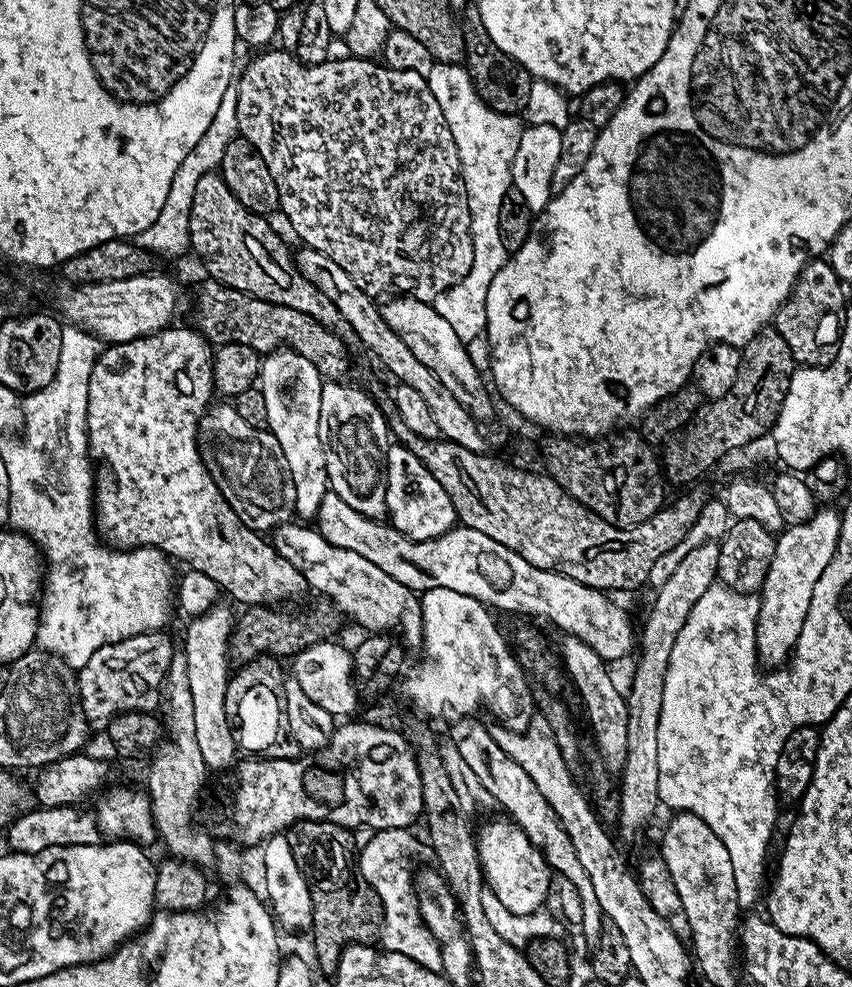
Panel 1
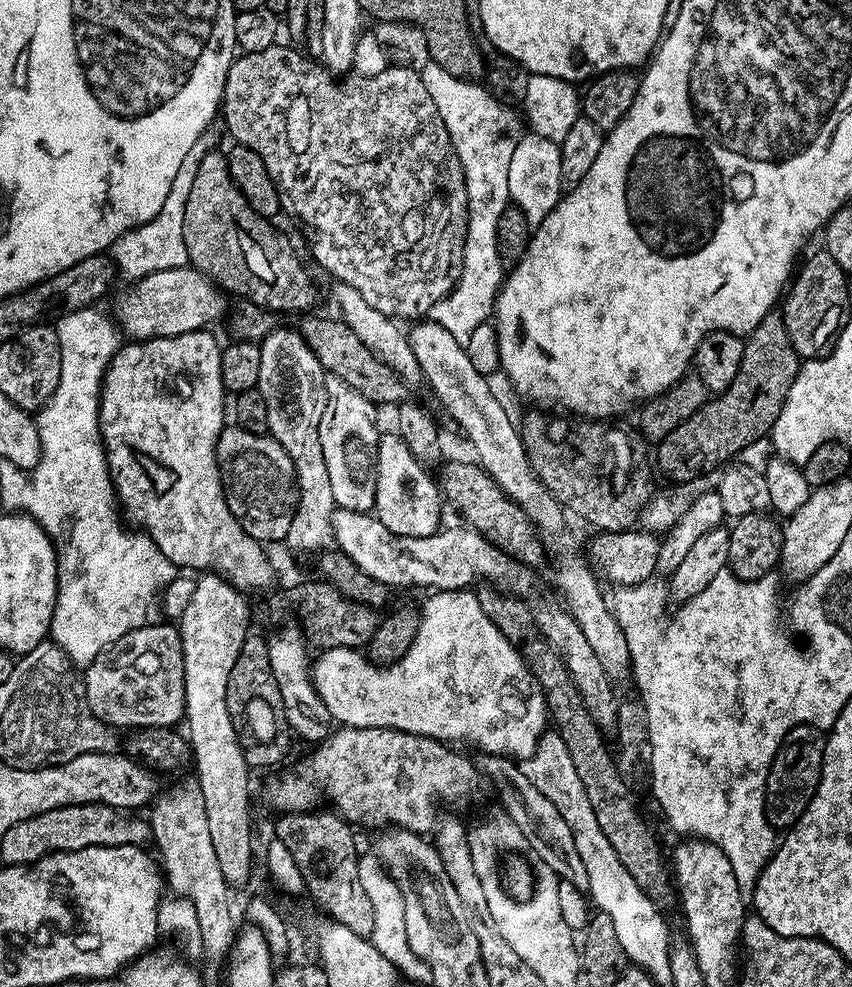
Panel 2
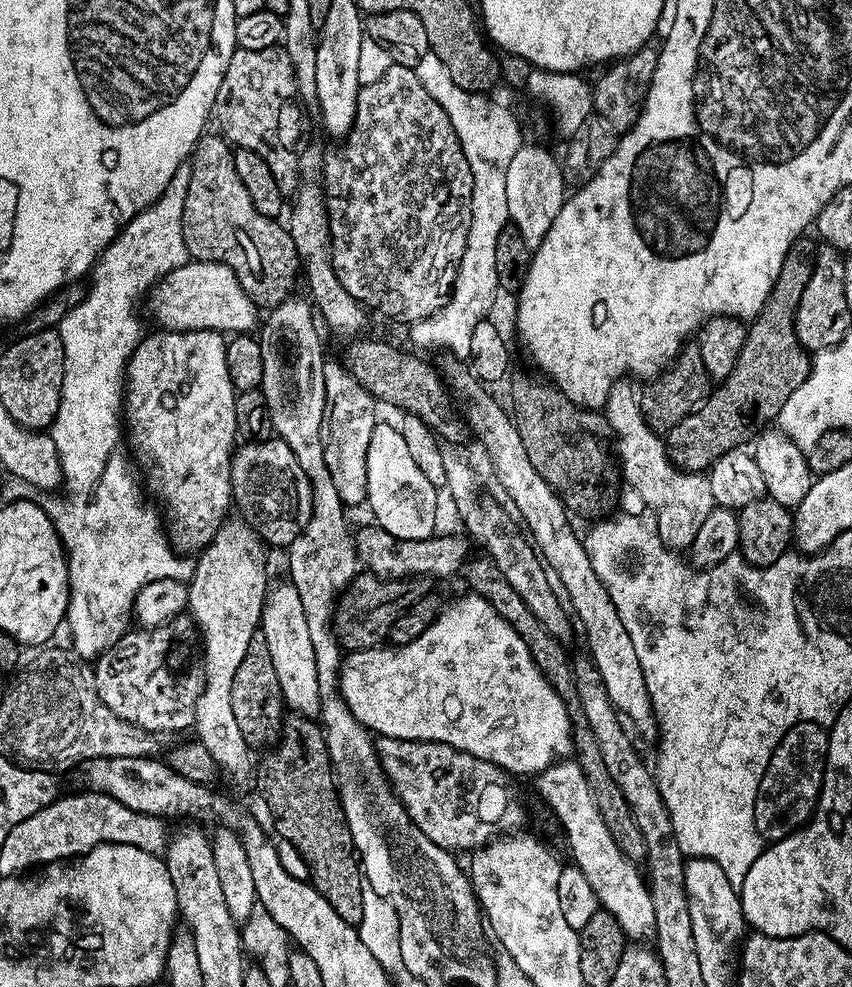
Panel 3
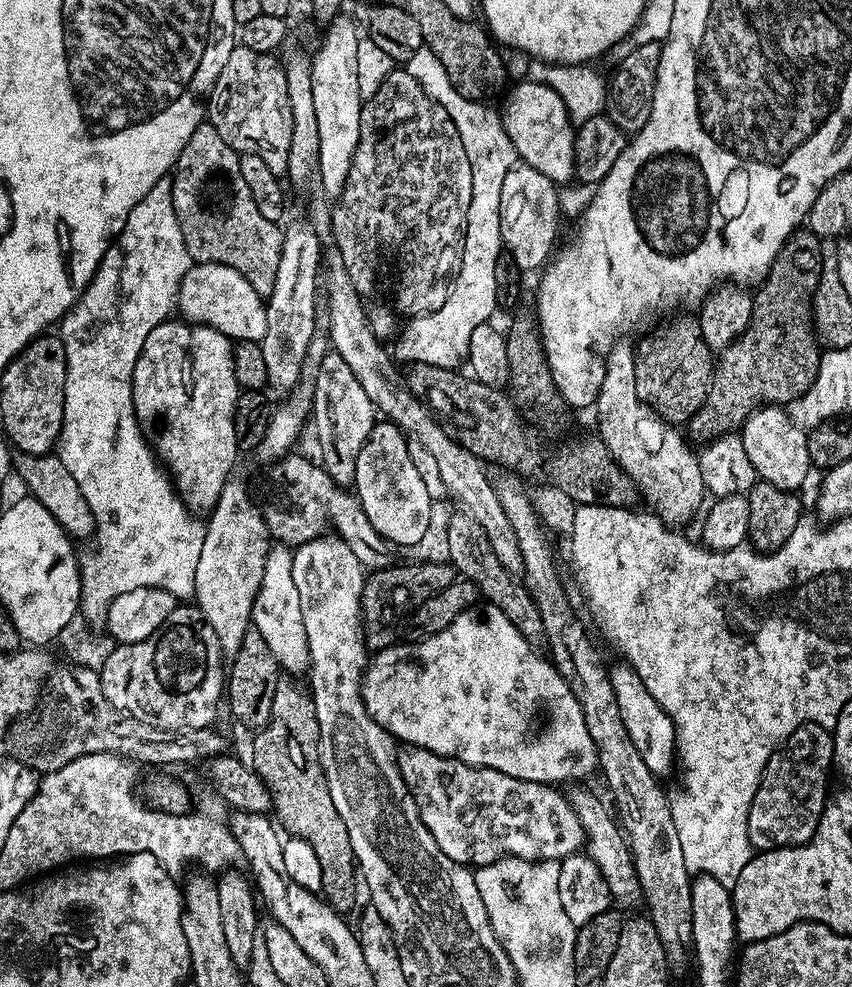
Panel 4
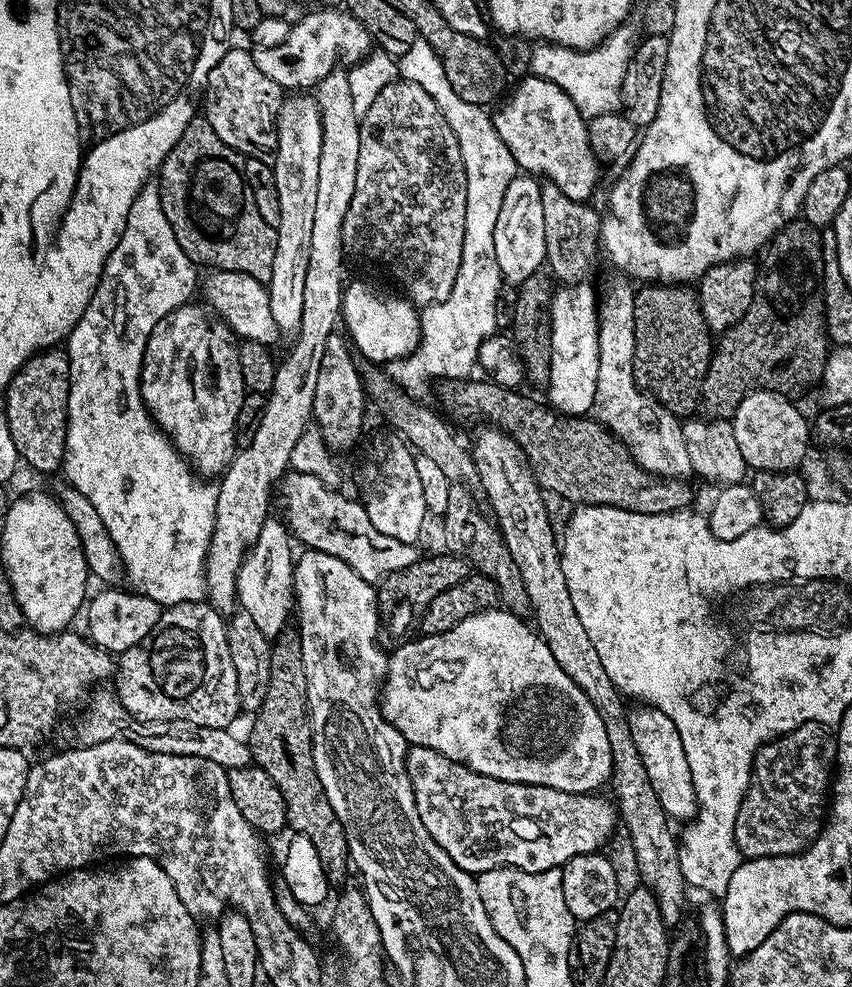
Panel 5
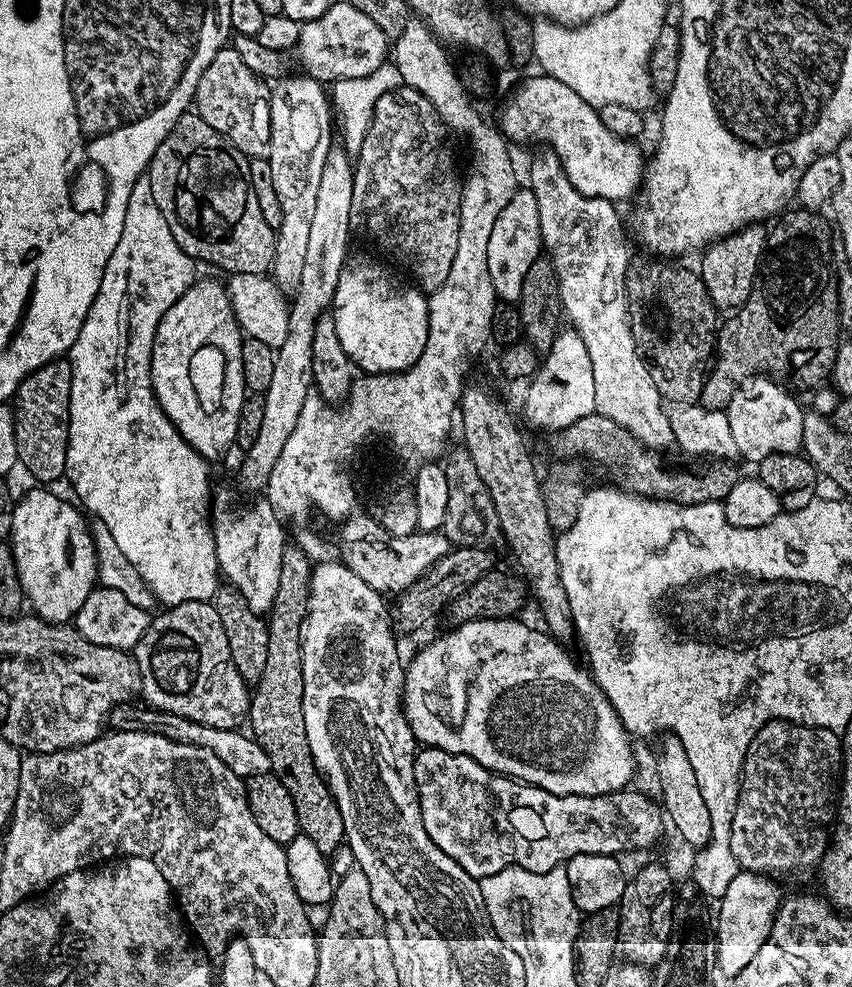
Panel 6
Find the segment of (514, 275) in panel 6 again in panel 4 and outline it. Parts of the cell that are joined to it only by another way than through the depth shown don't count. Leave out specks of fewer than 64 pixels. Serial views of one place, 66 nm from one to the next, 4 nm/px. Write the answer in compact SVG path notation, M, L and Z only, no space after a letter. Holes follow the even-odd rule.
M517 163L503 179L501 198L501 238L503 247L512 255L511 263L521 270L536 268L540 270L547 265L554 252L552 239L556 236L555 216L560 210L560 200L556 197L557 185L553 184L546 174L534 170L529 164Z

